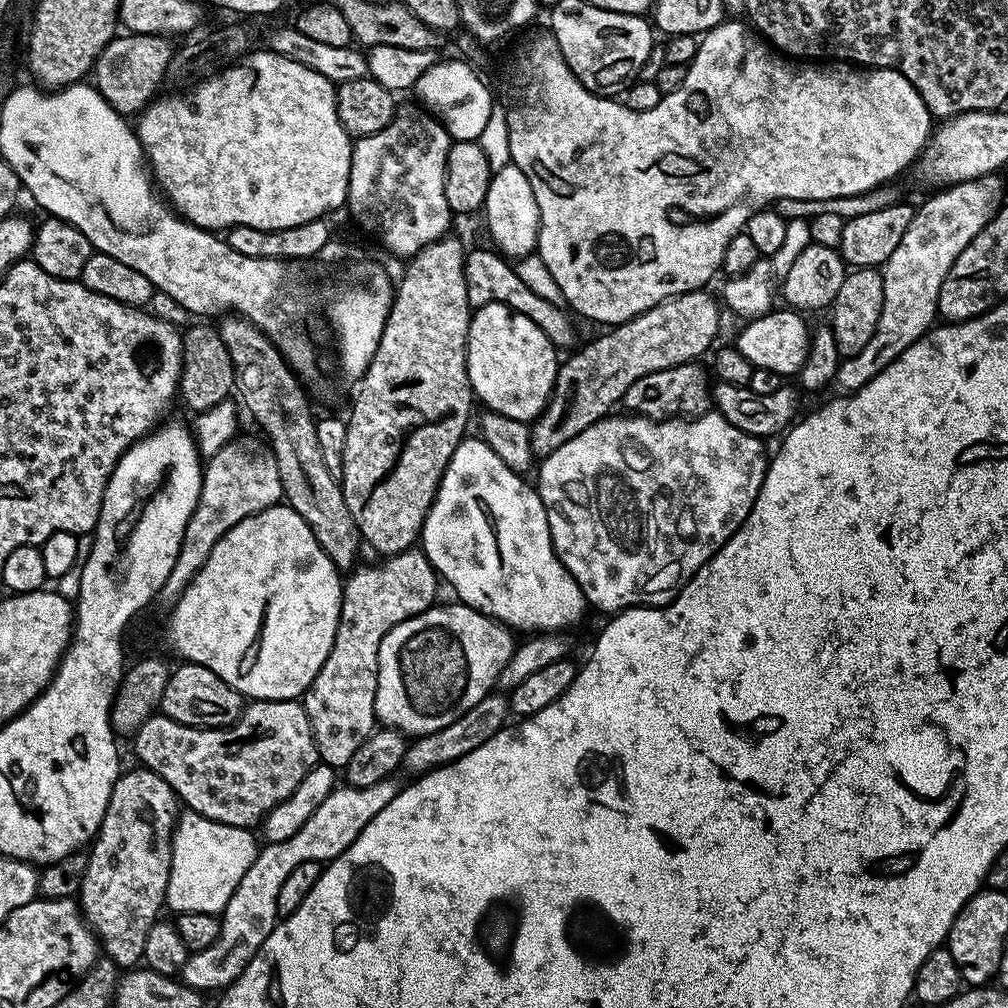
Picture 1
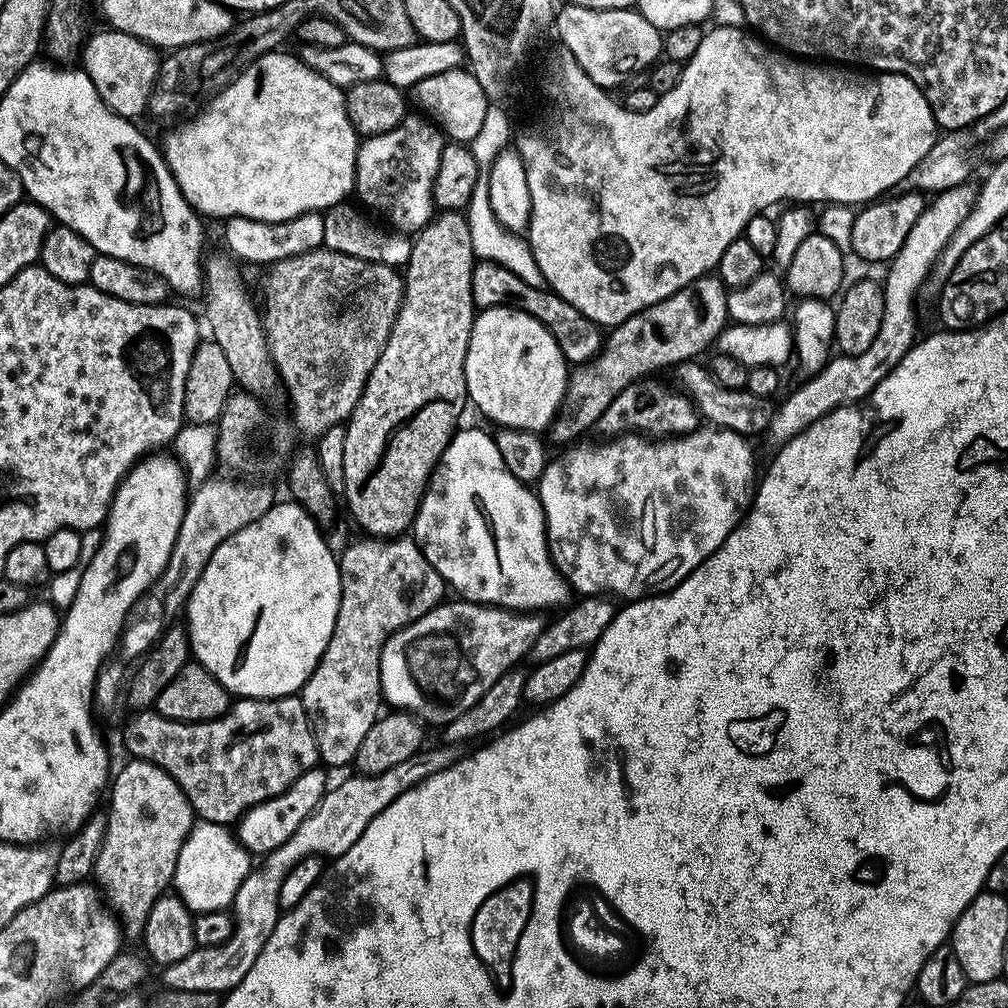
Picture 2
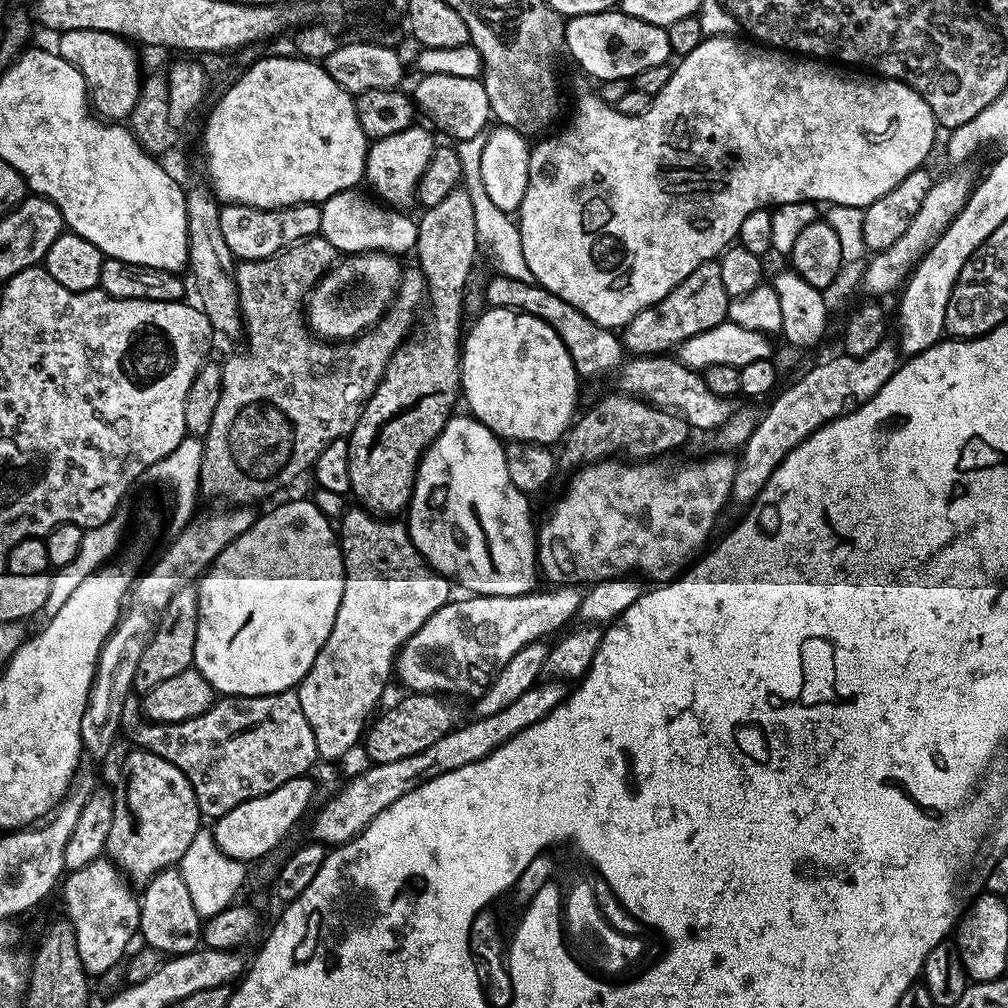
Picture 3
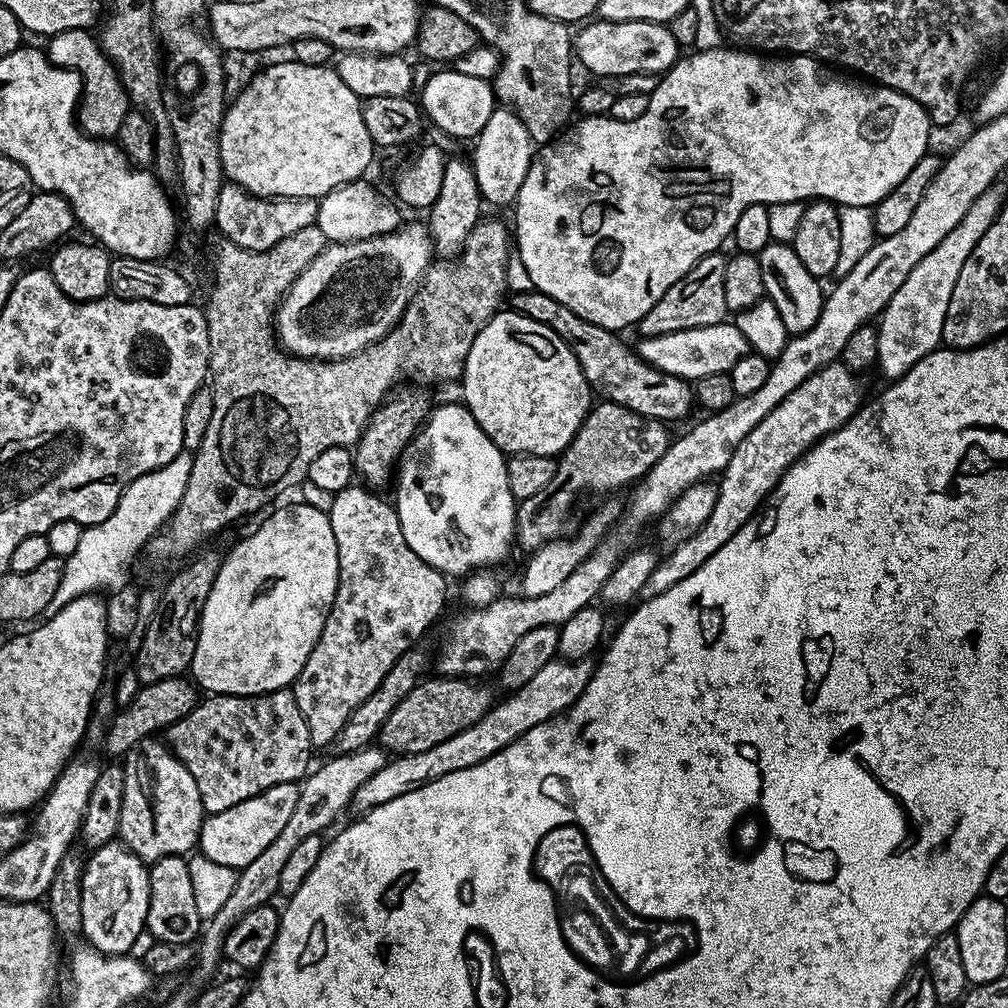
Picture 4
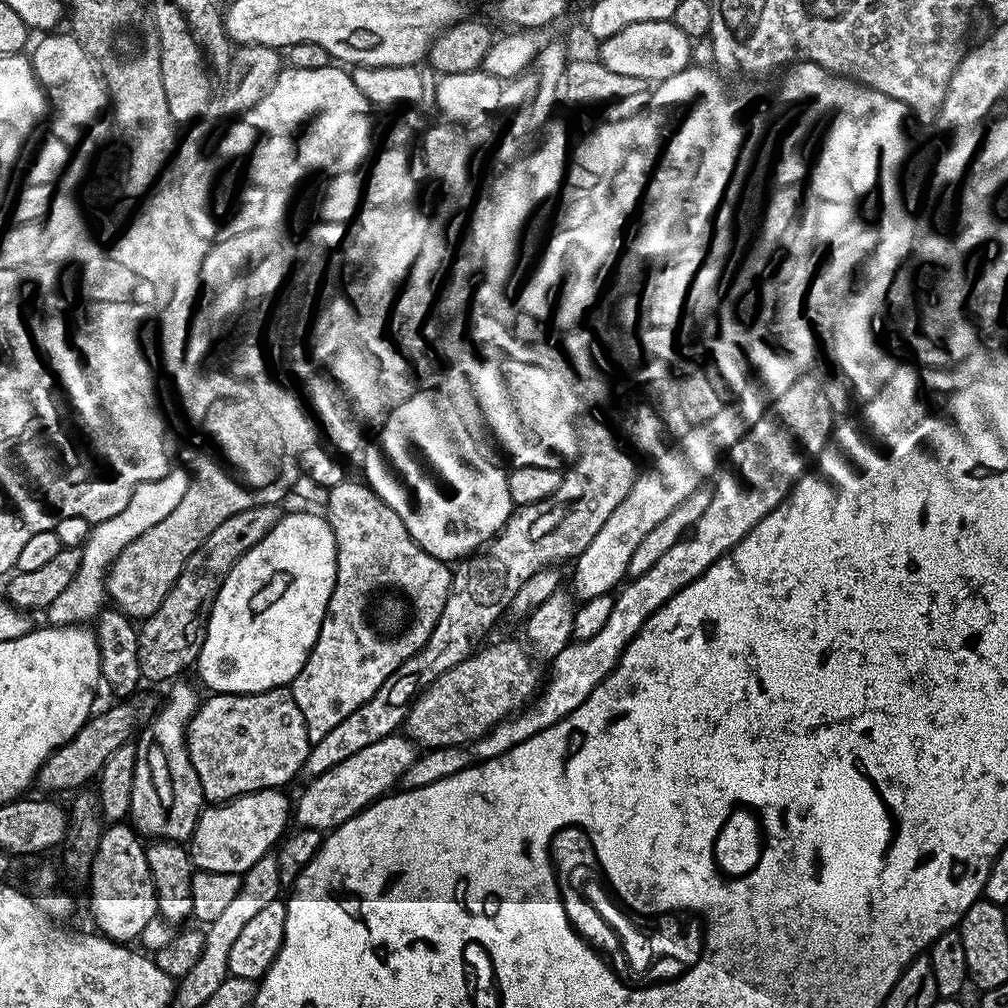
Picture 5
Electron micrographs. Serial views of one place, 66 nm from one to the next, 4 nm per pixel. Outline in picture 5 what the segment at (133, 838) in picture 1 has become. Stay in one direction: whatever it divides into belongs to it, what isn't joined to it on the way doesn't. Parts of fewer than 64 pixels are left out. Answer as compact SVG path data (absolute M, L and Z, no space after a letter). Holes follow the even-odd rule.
M180 678L171 685L168 697L162 700L154 715L139 729L135 737L136 761L134 762L134 782L130 794L130 820L141 837L155 838L156 840L174 840L188 842L192 839L192 831L200 813L206 807L204 791L198 782L198 774L188 757L188 743L186 741L186 729L189 720L192 719L198 707L196 692Z

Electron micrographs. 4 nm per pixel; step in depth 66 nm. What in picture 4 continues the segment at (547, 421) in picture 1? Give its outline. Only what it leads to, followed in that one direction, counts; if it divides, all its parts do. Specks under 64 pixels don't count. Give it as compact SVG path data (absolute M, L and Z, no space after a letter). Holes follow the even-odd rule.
M723 255L703 256L683 278L674 282L674 286L670 286L670 290L666 290L666 294L662 294L658 303L640 319L639 335L644 338L661 336L663 332L676 332L682 327L691 325L693 321L695 326L714 326L721 323L728 312L724 286L727 265L727 259ZM692 308L696 308L696 312Z

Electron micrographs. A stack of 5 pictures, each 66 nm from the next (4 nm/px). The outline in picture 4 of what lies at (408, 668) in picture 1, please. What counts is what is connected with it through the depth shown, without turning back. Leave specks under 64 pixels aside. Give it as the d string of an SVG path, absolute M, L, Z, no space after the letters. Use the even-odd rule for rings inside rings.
M613 531L600 541L595 550L577 568L566 582L561 582L550 594L541 596L525 596L515 594L509 600L498 598L483 608L464 610L460 617L448 628L444 636L444 645L440 648L440 669L445 676L461 678L480 678L483 672L491 668L499 669L510 650L530 630L538 630L538 626L559 626L565 624L578 610L589 607L599 597L602 586L619 566L629 551L628 542L632 536L626 532Z

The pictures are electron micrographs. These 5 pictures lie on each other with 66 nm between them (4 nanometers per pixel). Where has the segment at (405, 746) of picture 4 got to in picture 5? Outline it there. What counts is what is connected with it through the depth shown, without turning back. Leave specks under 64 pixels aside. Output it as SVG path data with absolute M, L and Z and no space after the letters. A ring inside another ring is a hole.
M502 640L493 648L484 648L481 652L479 649L458 666L446 670L446 674L439 676L433 684L429 684L407 707L408 717L402 728L408 739L424 750L471 746L488 735L488 731L498 721L507 720L525 707L541 687L542 672L540 676L539 670L536 669L537 661L530 655L529 649L517 640Z

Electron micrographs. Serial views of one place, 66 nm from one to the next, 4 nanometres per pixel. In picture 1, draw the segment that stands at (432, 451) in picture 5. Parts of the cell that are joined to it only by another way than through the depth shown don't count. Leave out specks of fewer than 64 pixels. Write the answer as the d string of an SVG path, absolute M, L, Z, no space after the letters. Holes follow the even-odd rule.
M465 438L461 440L450 458L446 470L442 474L440 485L436 491L436 497L424 519L418 544L425 558L431 562L432 569L436 572L437 577L443 583L445 580L456 591L455 599L459 603L470 605L474 610L478 610L482 614L489 616L490 619L499 620L500 623L508 625L509 628L515 630L517 633L539 634L542 632L572 630L568 628L574 627L584 616L584 608L586 609L584 592L578 586L576 579L566 570L566 566L562 566L562 562L554 550L552 535L550 534L550 522L548 521L548 515L544 509L544 503L542 502L539 491L533 485L531 488L524 480L527 479L521 473L510 470L510 466L506 466L506 462L502 462L502 458L498 458L498 454L494 454L494 450L490 450L490 446L486 446L484 440L479 438L473 438L473 440L471 438Z

